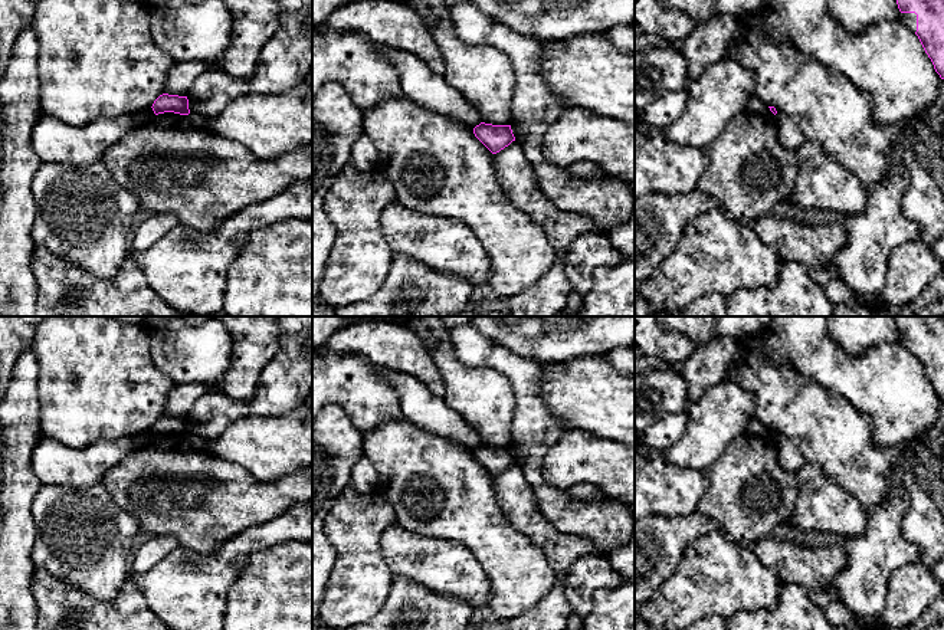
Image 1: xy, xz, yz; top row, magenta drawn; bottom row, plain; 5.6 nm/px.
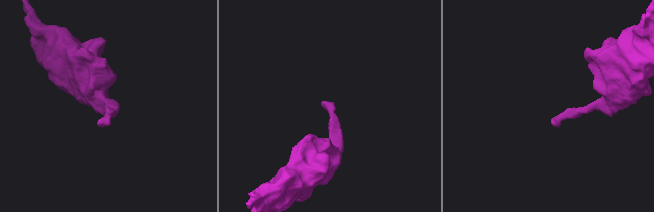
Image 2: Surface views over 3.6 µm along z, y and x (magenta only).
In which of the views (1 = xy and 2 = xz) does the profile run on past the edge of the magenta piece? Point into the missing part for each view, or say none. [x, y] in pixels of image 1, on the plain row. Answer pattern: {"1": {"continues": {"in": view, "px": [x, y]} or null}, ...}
{"1": {"continues": null}, "2": {"continues": null}}

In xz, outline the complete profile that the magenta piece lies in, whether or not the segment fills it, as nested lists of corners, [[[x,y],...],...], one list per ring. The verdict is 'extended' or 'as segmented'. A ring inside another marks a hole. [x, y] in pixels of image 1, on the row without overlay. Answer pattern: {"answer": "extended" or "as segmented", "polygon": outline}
{"answer": "as segmented", "polygon": [[[481,444],[473,450],[473,456],[492,476],[499,475],[515,463],[511,447],[492,447]]]}

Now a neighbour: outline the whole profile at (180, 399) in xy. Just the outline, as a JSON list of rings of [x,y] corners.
[[[197,383],[173,385],[167,394],[163,416],[187,419],[196,401],[209,391],[212,388]]]

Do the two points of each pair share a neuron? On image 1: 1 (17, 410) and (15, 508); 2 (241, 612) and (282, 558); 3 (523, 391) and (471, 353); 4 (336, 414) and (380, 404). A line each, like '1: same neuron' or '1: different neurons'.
1: same neuron
2: same neuron
3: same neuron
4: different neurons

